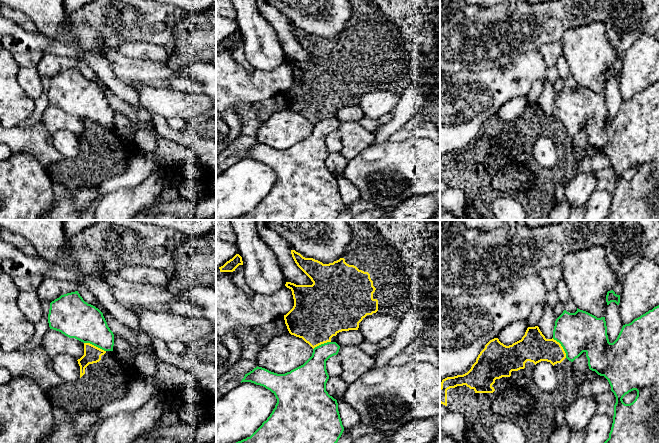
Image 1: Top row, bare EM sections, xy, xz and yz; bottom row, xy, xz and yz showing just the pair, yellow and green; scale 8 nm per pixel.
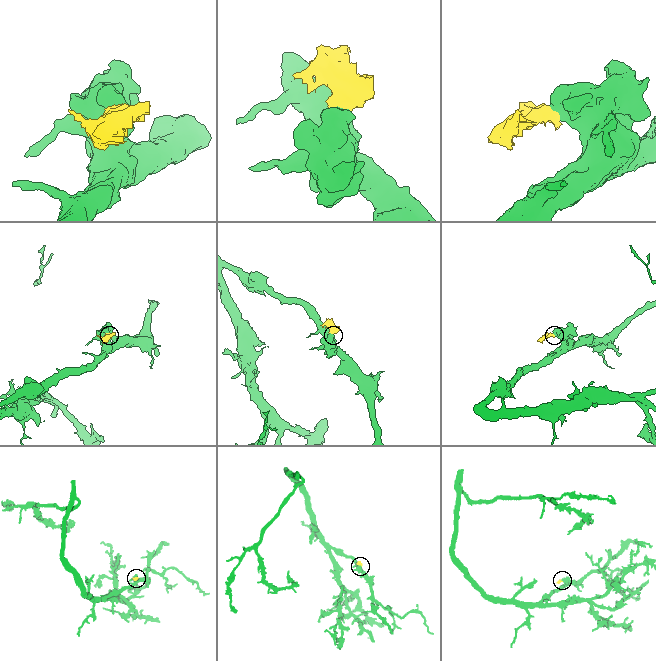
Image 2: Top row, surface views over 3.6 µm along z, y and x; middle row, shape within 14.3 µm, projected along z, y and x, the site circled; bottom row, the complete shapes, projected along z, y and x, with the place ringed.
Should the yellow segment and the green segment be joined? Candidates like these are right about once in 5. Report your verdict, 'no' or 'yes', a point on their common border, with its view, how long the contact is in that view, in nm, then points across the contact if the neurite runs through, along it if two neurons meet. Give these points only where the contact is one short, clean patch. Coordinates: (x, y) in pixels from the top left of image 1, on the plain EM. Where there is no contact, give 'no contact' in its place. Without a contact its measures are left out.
no; meets yellow in xy at (95, 122); contact 190 nm long; border along xy (84, 118), (89, 118), (105, 127)

